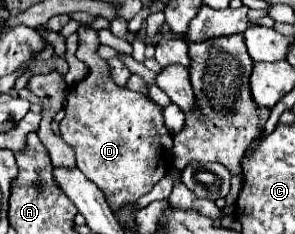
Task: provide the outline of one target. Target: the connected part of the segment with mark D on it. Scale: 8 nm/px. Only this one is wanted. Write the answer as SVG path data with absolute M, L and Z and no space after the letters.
M81 26L77 34L77 58L87 64L89 74L71 88L59 130L61 138L77 154L77 168L101 188L111 208L119 208L149 194L169 172L173 166L173 134L165 126L163 106L111 80L107 62L97 56L97 30Z

